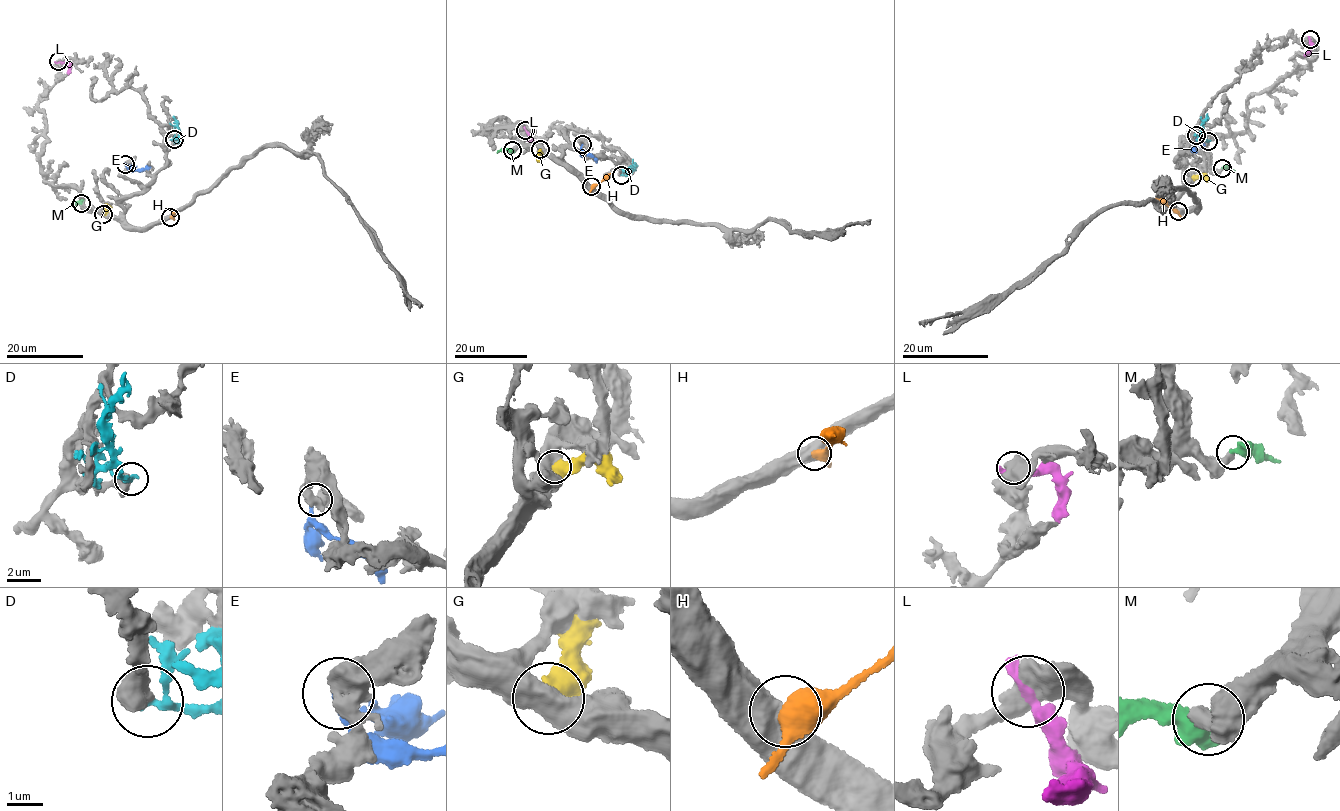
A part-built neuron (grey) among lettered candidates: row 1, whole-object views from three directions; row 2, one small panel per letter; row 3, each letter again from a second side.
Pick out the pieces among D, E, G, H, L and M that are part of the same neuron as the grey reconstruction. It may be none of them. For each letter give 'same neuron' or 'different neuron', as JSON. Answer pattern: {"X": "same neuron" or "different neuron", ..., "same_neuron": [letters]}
{"D": "different neuron", "E": "different neuron", "G": "different neuron", "H": "different neuron", "L": "different neuron", "M": "same neuron", "same_neuron": ["M"]}

